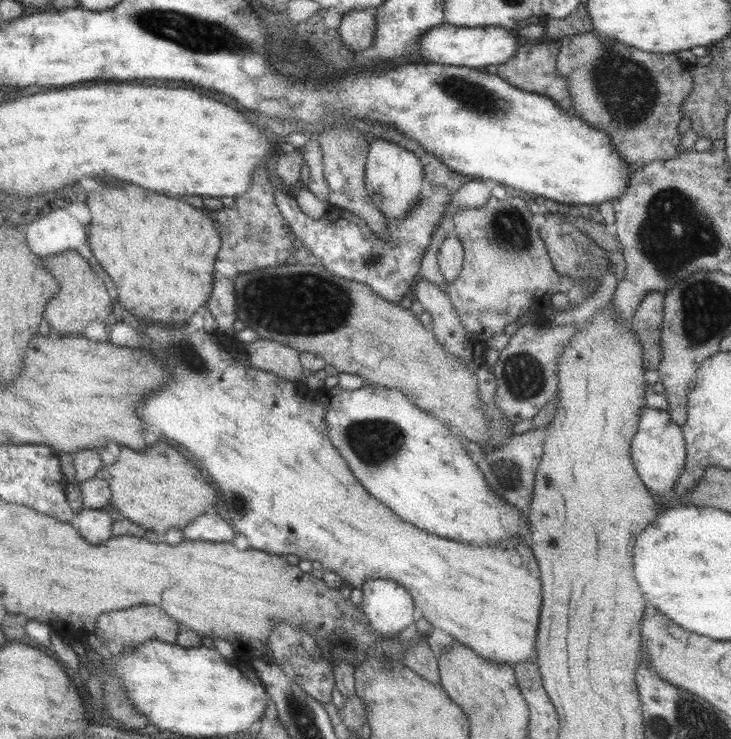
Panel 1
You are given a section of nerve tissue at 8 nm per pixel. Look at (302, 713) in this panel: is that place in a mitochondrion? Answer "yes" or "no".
yes

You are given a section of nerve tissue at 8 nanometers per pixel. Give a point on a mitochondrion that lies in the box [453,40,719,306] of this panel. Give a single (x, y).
(630, 92)

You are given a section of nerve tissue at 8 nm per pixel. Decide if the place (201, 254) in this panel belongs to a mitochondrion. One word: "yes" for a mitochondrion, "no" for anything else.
no

